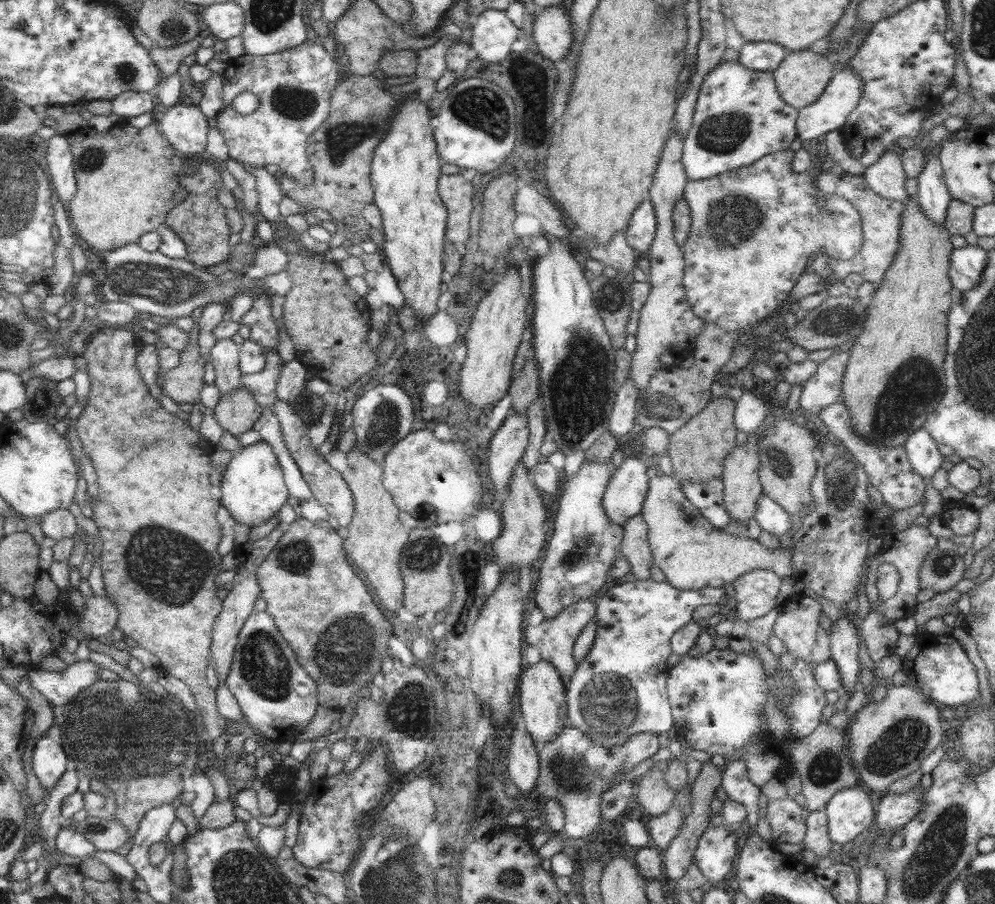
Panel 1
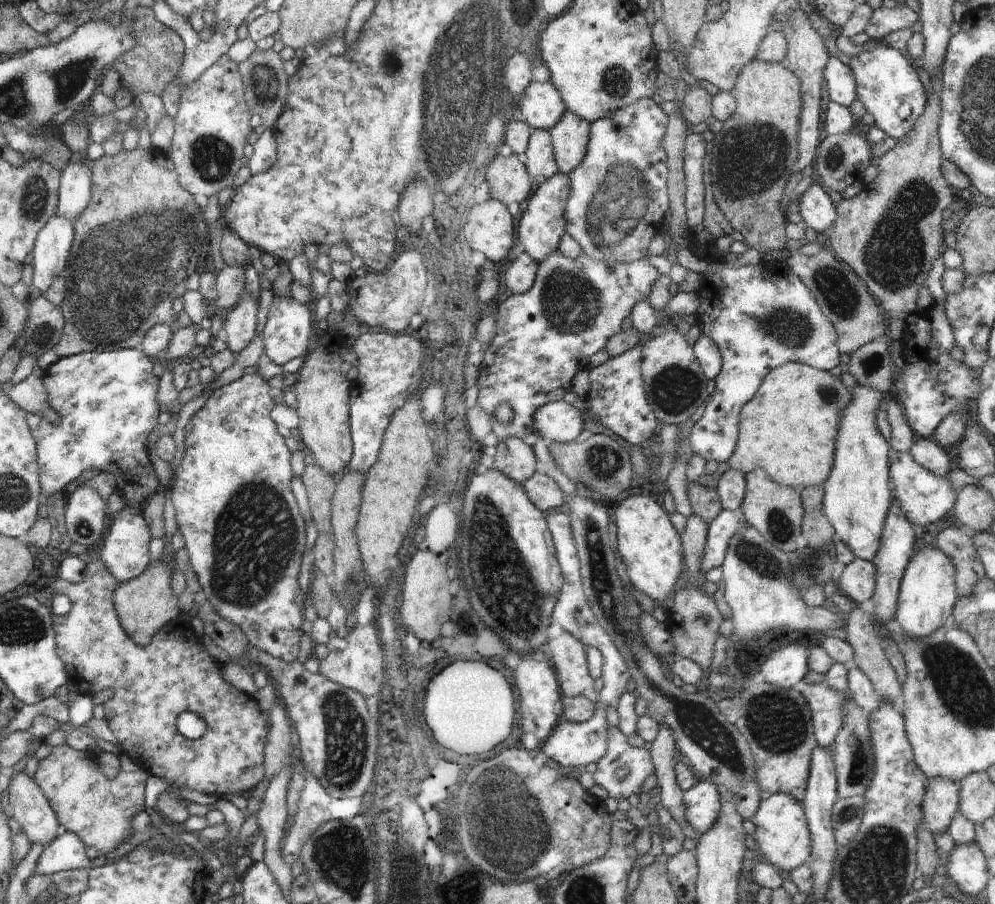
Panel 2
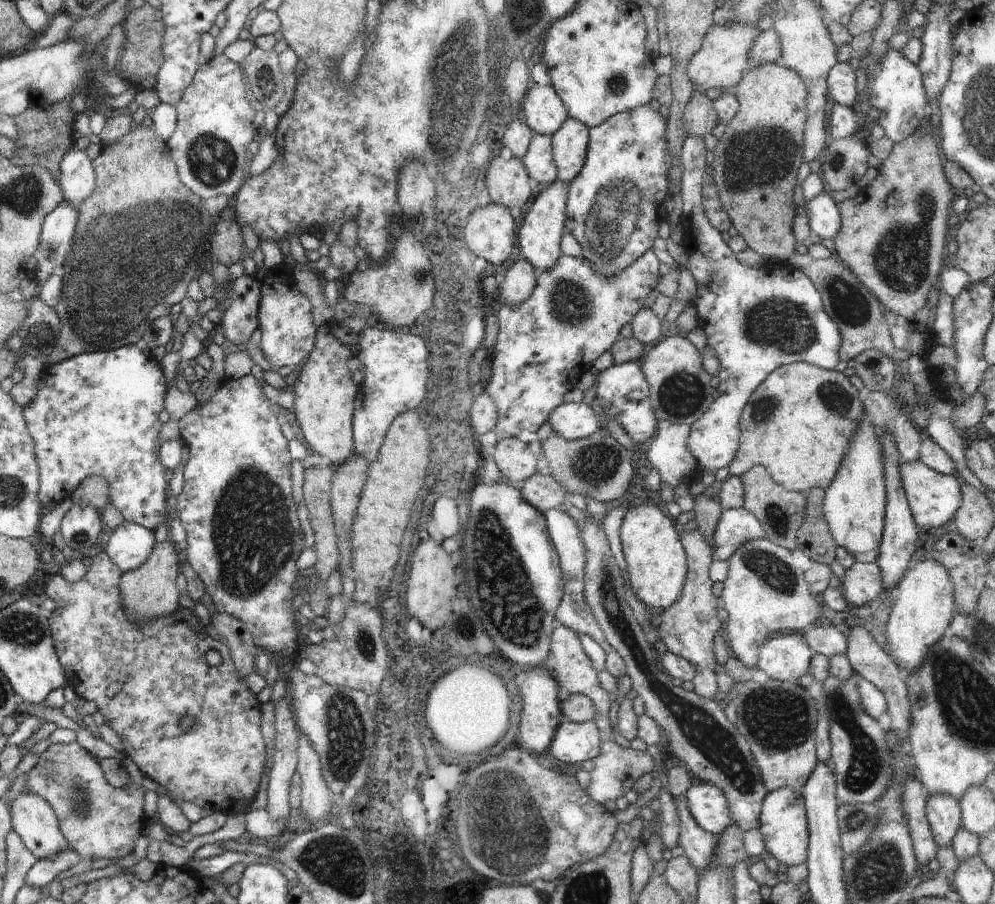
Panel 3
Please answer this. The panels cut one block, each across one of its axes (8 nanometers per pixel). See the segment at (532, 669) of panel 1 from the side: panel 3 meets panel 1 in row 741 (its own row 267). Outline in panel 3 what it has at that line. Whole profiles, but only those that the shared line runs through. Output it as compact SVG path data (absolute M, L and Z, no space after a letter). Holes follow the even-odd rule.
M559 179L550 184L535 198L529 212L524 217L524 223L518 230L519 252L532 266L540 270L548 270L556 264L562 255L561 238L565 231L568 186L563 185Z

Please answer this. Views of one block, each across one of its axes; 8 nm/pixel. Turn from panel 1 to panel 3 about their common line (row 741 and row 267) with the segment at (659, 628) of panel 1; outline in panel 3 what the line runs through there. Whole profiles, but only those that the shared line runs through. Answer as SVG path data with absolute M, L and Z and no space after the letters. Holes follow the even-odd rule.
M646 104L632 110L616 113L614 116L608 118L608 120L602 122L602 124L590 128L590 142L588 143L586 161L580 170L580 174L578 174L574 180L571 180L568 187L566 220L564 224L565 230L570 232L582 247L582 257L588 260L589 263L592 263L592 268L594 268L596 272L600 272L602 276L606 276L606 278L612 276L612 274L616 274L618 270L630 266L632 262L636 262L640 256L648 252L658 236L660 224L662 224L662 221L667 221L665 204L666 200L669 198L667 184L669 166L666 164L665 159L667 148L665 143L666 123L667 122L662 118L659 112L654 111L649 104Z

